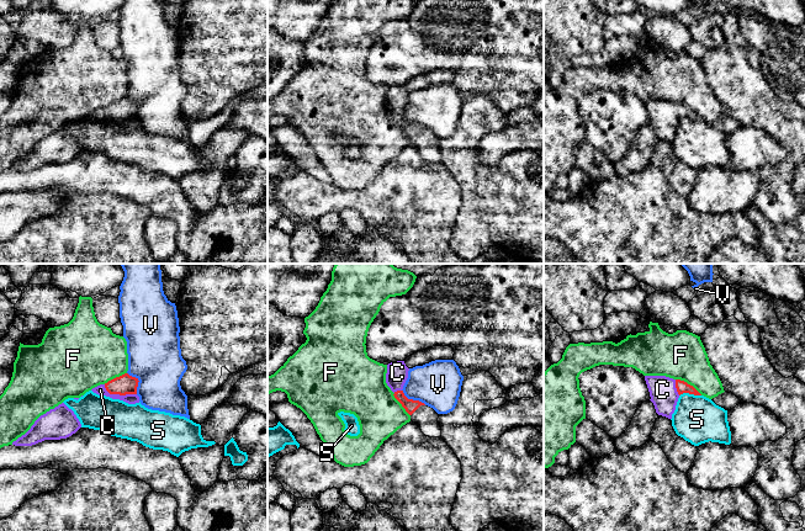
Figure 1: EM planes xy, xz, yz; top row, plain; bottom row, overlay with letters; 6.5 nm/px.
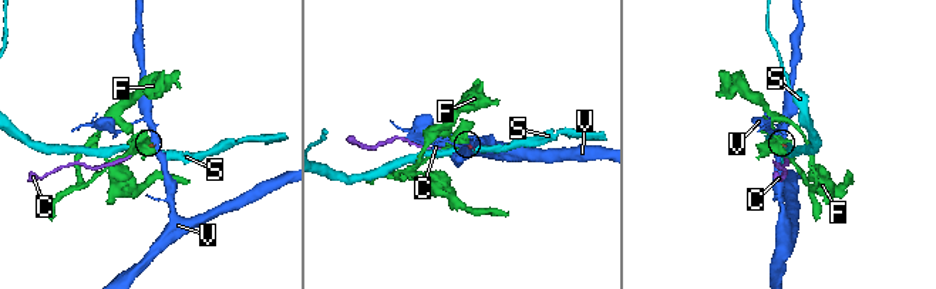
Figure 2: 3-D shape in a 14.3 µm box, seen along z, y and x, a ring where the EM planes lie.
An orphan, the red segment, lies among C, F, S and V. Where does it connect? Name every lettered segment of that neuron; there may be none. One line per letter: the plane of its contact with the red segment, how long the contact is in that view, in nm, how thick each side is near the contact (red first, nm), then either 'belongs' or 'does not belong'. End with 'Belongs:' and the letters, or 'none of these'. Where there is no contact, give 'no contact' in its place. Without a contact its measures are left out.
C: xy | 220 nm | 130/70 nm | belongs
F: yz | 200 nm | 80/300 nm | does not belong
S: yz | 140 nm | 80/300 nm | does not belong
V: xy | 160 nm | 130/360 nm | does not belong
Belongs: C

